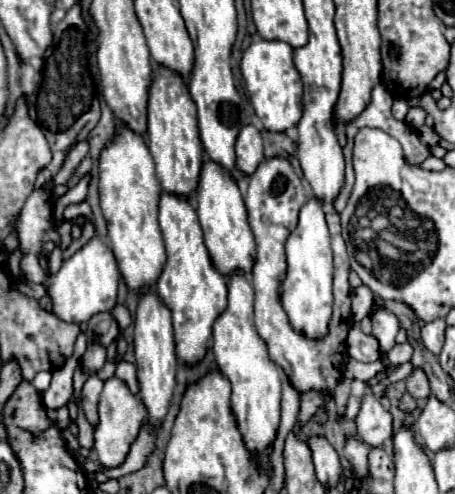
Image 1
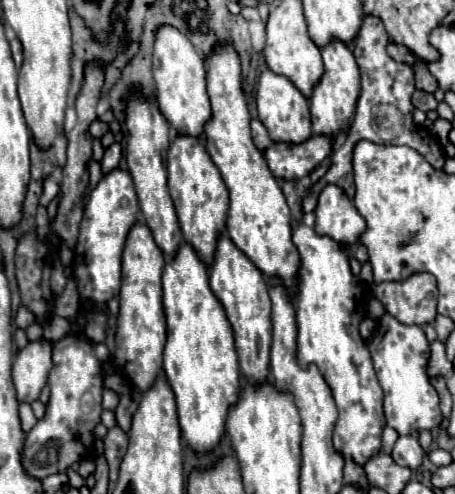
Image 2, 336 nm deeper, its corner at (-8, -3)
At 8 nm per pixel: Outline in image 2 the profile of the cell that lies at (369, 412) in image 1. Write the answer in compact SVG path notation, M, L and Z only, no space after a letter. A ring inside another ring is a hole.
M414 435L398 437L394 451L392 451L392 459L398 465L408 467L408 469L416 469L422 465L422 457L424 457L424 451L422 451L422 447Z

